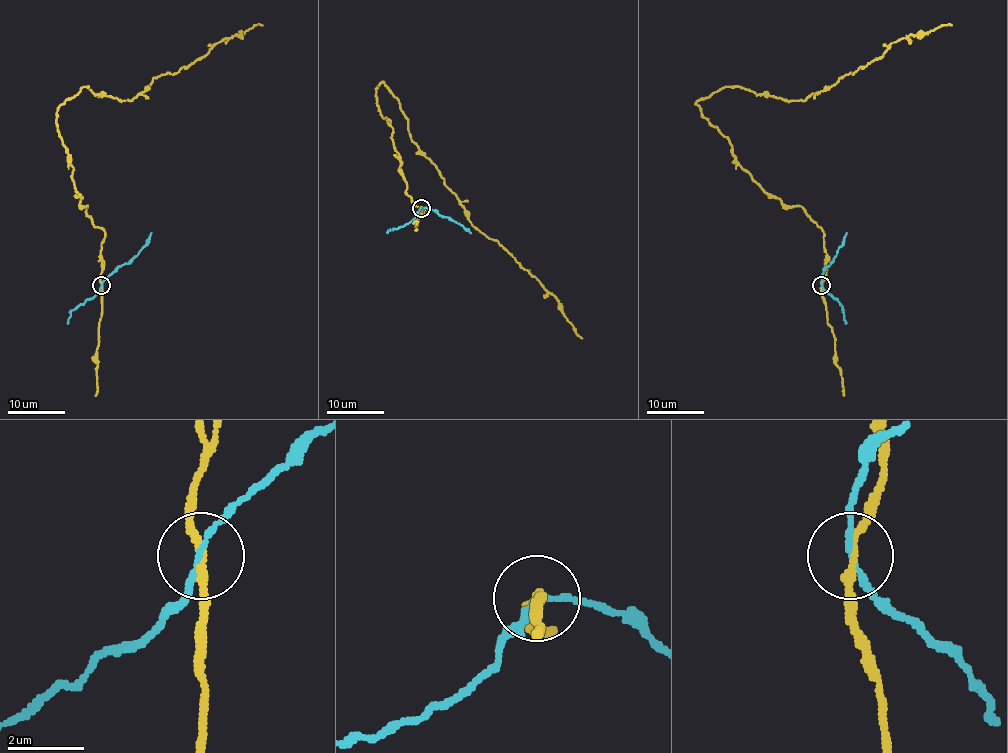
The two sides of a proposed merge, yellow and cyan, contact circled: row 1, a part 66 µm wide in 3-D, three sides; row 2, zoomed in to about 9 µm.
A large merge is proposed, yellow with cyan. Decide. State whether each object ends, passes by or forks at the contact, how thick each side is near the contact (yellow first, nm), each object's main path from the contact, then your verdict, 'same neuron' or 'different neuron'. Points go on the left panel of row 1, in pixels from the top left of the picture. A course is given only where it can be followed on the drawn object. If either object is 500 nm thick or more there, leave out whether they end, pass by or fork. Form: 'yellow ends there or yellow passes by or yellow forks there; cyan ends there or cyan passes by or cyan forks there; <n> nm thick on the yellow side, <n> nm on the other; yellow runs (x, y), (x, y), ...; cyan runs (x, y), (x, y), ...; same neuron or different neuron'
yellow passes by; cyan passes by; 190 nm thick on the yellow side, 140 nm on the other; yellow runs (102, 285), (105, 232), (74, 187), (57, 128), (62, 104), (83, 86), (131, 101), (154, 78), (263, 25); cyan runs (102, 285), (119, 266), (131, 261), (146, 243), (151, 232); different neuron

